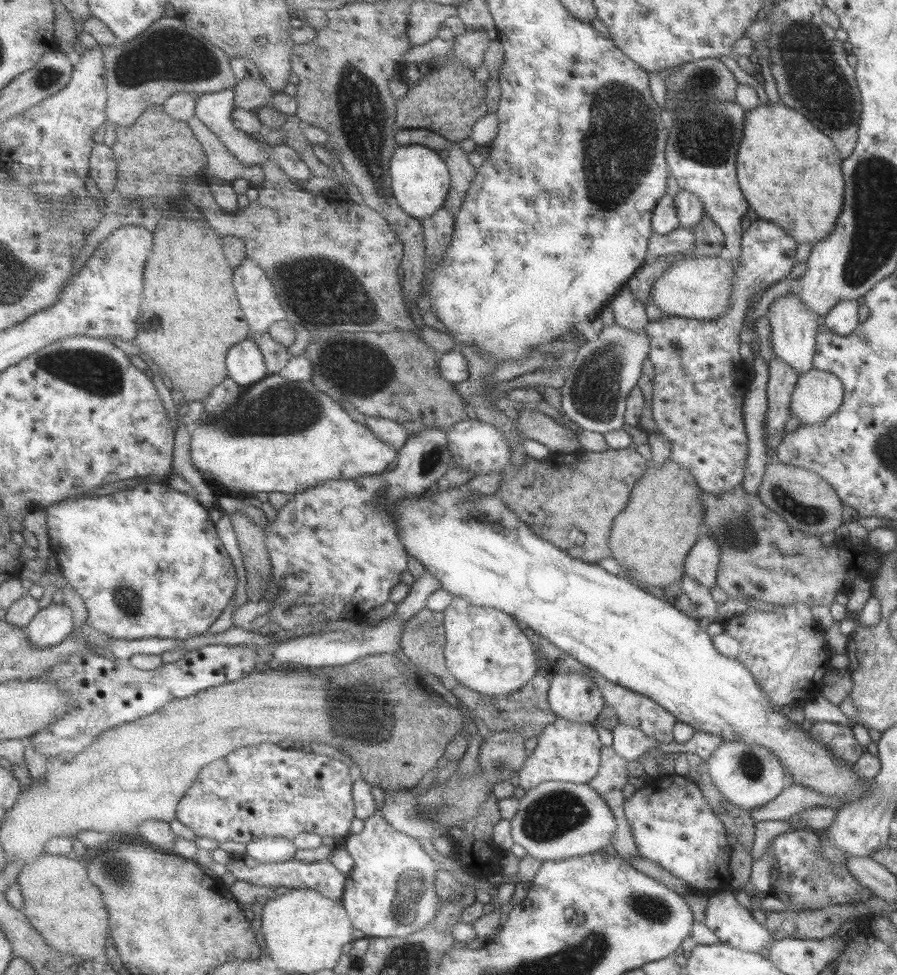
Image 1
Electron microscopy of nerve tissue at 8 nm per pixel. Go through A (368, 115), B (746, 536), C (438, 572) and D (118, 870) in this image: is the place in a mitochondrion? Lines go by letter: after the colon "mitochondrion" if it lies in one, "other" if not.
A: mitochondrion
B: mitochondrion
C: other
D: mitochondrion

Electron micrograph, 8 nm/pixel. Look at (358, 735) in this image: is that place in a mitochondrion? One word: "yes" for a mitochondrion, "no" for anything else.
yes

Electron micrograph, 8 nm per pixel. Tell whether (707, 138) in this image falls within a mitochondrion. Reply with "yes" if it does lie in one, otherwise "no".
yes

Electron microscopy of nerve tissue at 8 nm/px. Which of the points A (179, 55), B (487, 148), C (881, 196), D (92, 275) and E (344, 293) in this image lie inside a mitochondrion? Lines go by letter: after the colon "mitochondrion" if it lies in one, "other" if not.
A: mitochondrion
B: other
C: mitochondrion
D: other
E: mitochondrion

